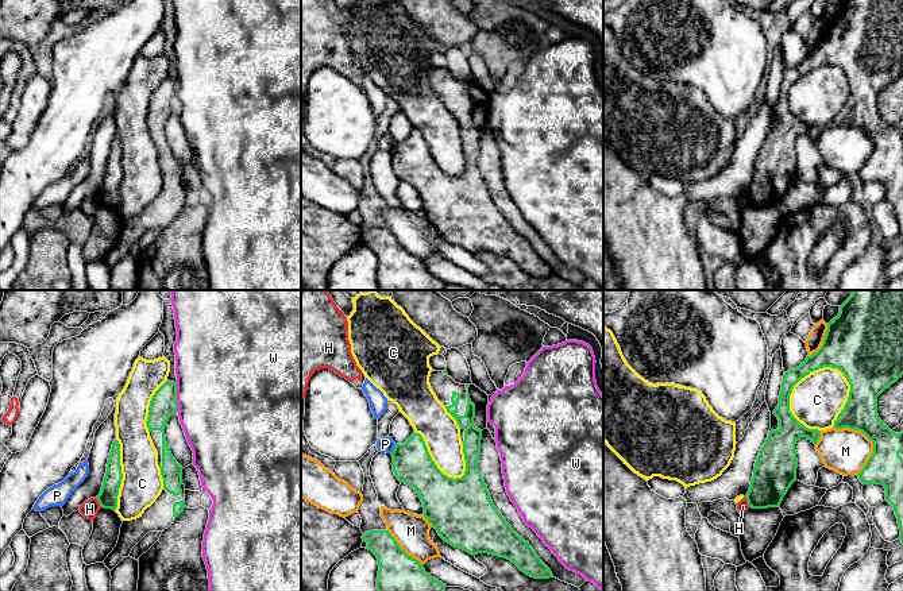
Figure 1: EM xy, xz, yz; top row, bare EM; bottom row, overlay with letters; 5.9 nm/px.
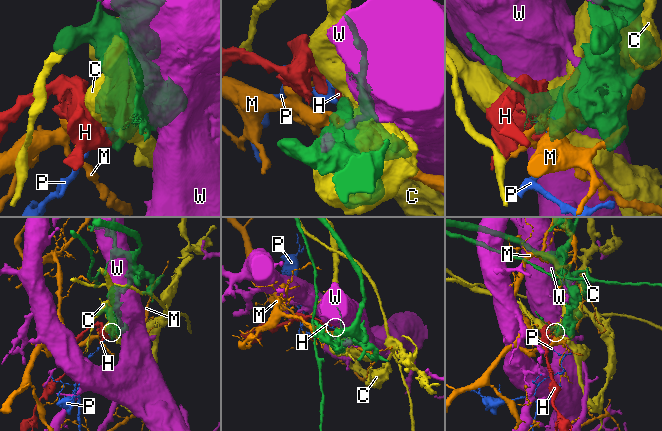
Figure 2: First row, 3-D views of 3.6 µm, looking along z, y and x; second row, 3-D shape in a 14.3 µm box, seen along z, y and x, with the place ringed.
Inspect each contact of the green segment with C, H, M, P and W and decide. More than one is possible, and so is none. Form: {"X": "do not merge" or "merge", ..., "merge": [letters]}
{"C": "do not merge", "H": "do not merge", "M": "do not merge", "P": "do not merge", "W": "do not merge", "merge": []}

